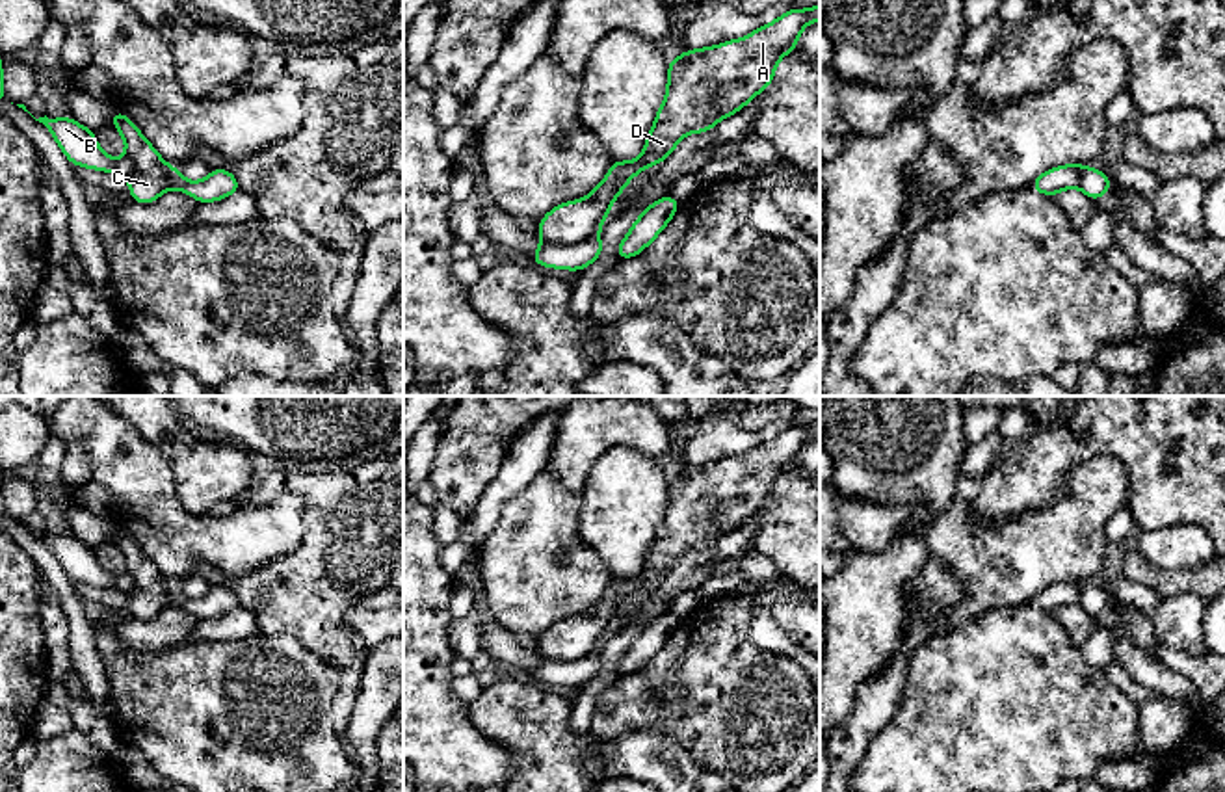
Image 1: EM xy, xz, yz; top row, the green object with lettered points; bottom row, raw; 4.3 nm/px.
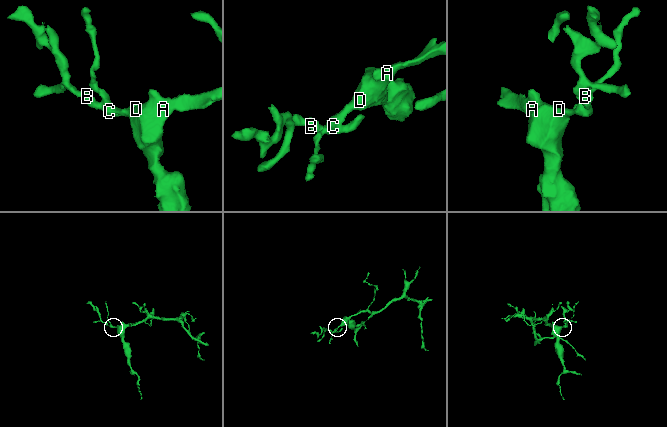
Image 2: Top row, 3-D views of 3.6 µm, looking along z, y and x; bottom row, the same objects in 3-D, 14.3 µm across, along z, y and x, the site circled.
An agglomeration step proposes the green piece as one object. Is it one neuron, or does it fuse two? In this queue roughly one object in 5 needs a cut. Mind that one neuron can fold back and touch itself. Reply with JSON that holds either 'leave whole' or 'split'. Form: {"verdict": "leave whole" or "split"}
{"verdict": "split"}

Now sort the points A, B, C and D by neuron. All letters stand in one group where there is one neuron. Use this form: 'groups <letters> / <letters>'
groups A C D / B

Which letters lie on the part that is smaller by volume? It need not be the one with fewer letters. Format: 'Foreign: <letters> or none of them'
Foreign: B

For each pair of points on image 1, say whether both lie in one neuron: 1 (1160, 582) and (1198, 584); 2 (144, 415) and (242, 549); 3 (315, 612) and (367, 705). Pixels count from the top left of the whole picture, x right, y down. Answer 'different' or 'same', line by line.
1: same
2: different
3: different

